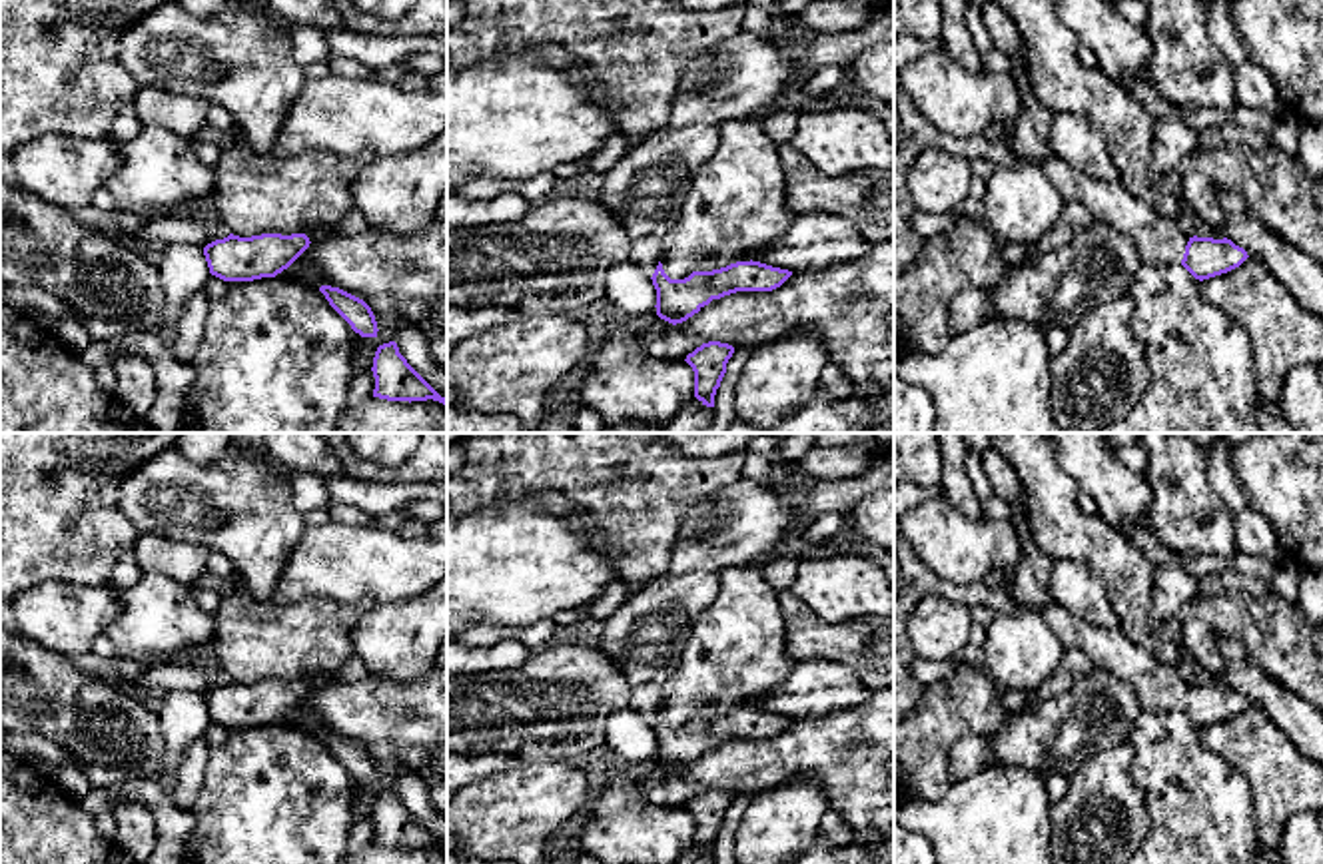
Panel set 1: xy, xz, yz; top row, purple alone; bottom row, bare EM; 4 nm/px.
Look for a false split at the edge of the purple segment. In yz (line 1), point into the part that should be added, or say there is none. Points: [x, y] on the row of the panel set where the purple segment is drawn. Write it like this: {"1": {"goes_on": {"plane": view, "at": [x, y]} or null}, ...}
{"1": {"goes_on": {"plane": "yz", "at": [1158, 240]}}}

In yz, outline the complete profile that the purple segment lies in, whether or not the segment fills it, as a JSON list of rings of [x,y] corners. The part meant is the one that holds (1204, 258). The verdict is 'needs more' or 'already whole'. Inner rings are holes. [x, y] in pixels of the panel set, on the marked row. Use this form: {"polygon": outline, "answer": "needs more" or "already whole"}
{"polygon": [[[1046,152],[1038,162],[1066,202],[1082,202],[1096,219],[1127,235],[1145,263],[1181,263],[1195,279],[1203,281],[1239,267],[1249,257],[1227,237],[1183,235],[1175,219],[1159,216],[1119,182],[1105,184],[1090,178],[1052,152]]], "answer": "needs more"}

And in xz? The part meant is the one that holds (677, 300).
{"polygon": [[[659,261],[653,273],[657,289],[657,315],[672,325],[686,321],[712,299],[736,291],[772,291],[780,287],[792,271],[760,261],[736,261],[712,271],[692,271],[684,279],[670,279]]], "answer": "already whole"}

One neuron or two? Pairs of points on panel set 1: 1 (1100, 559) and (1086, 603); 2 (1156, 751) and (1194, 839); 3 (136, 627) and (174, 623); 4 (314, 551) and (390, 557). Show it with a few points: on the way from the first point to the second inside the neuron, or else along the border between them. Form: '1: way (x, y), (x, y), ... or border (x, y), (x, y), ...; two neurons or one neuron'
1: border (1052, 555), (1080, 561), (1102, 583), (1116, 617); two neurons
2: way (1178, 773), (1194, 795), (1194, 817); one neuron
3: way (146, 627), (150, 623), (164, 623); one neuron
4: way (332, 557), (372, 557); one neuron

